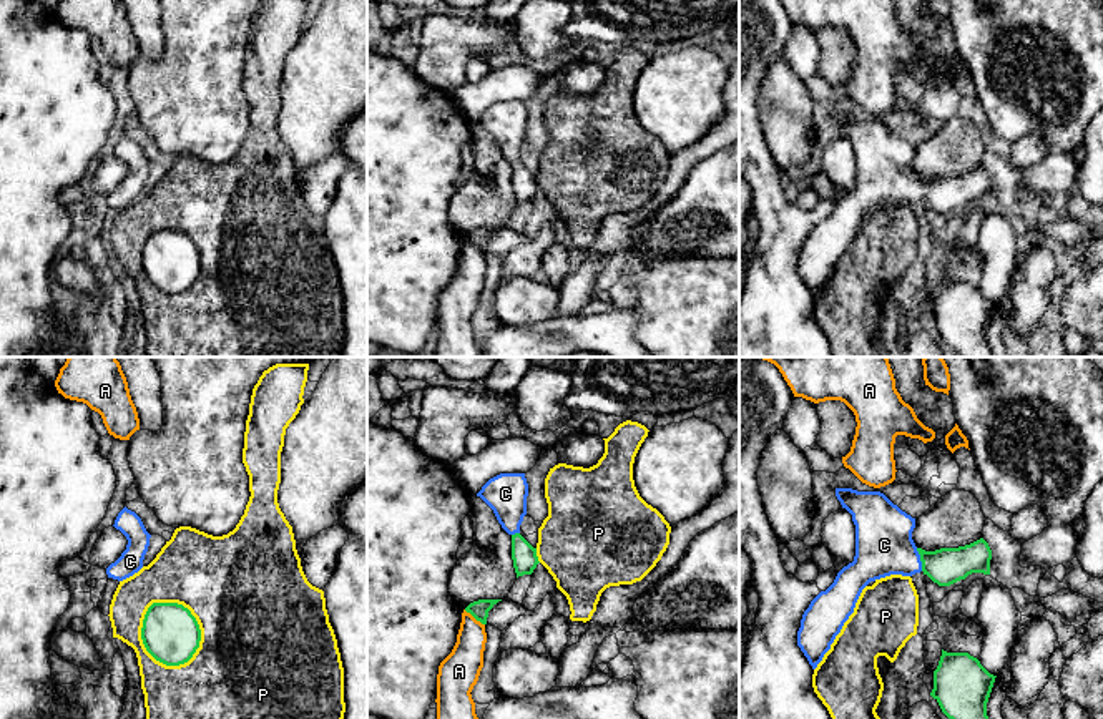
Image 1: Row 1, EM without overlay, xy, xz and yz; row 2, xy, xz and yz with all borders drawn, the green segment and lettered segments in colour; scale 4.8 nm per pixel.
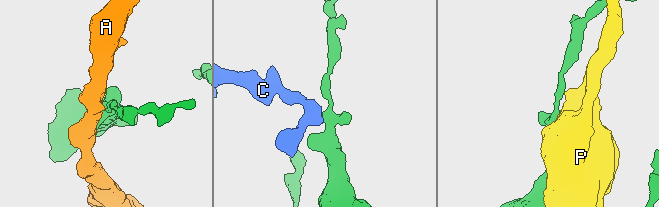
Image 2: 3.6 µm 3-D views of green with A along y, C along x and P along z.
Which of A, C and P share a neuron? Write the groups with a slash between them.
A / C / P

